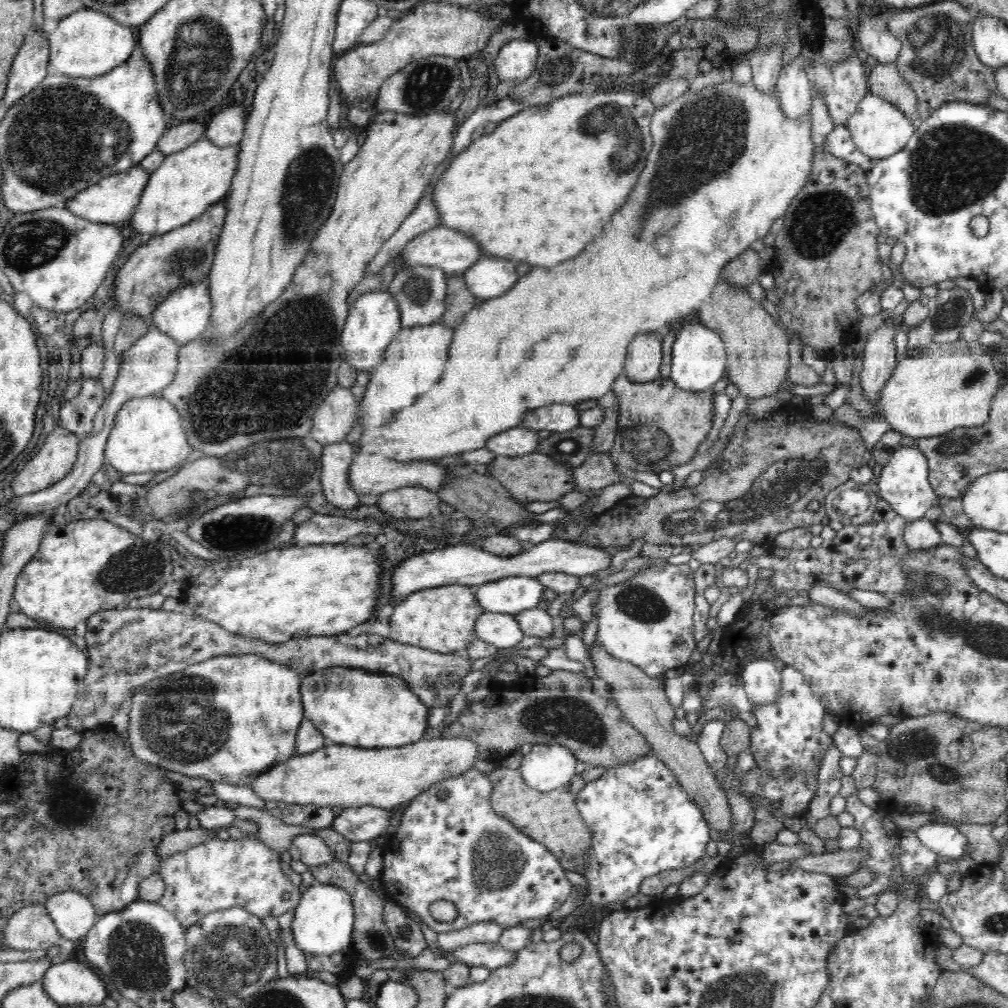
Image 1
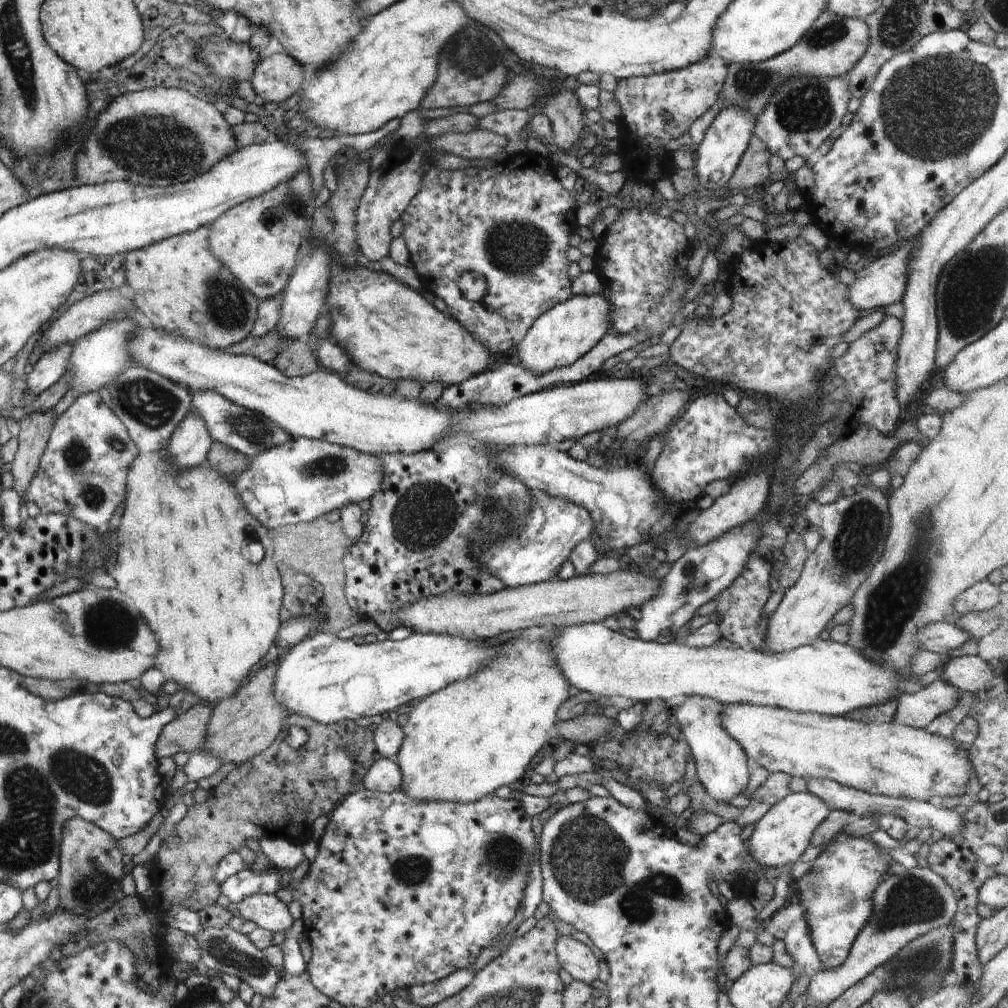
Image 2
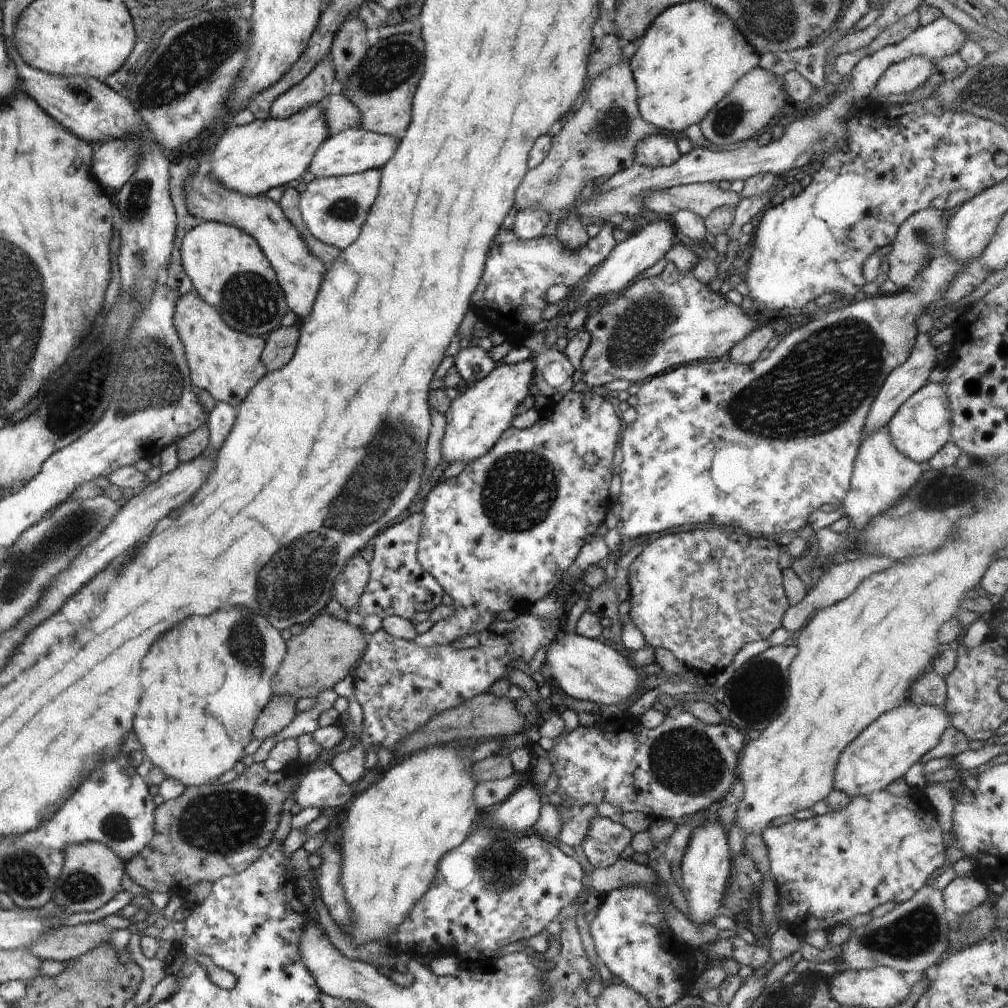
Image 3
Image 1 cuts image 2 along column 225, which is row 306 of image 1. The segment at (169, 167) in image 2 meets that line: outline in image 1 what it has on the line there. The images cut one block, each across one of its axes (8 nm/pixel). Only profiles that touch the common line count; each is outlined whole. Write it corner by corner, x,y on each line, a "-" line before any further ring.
225,202
211,205
186,225
152,237
147,244
140,244
120,268
111,288
111,296
120,305
123,314
150,317
169,293
207,279
227,212

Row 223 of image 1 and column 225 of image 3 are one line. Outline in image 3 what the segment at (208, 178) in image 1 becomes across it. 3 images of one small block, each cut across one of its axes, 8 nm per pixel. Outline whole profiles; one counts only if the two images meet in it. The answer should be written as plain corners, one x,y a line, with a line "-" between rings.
325,100
308,104
306,108
294,112
284,120
280,119
254,119
247,125
234,125
229,123
216,137
215,147
212,149
211,160
205,168
214,180
242,196
260,196
275,186
295,184
302,179
303,172
309,170
312,157
318,147
330,136
330,128
324,118

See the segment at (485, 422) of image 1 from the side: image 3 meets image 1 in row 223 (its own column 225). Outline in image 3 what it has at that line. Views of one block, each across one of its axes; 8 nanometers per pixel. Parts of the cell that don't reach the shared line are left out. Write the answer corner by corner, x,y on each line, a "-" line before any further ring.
226,608
226,610
214,612
212,616
190,616
184,620
184,624
180,622
170,632
166,632
166,636
160,636
160,640
152,644
152,652
148,652
148,660
144,660
144,700
140,700
140,716
136,722
136,734
142,750
141,756
143,755
143,759
149,763
149,767
153,765
160,768
168,778
174,778
180,784
186,784
186,787
214,784
224,772
232,770
236,762
244,757
244,748
253,740
252,730
256,724
256,718
260,716
260,712
274,695
272,678
285,660
286,653
286,641
280,632
272,628
266,618
262,618
256,612
250,612
248,608

